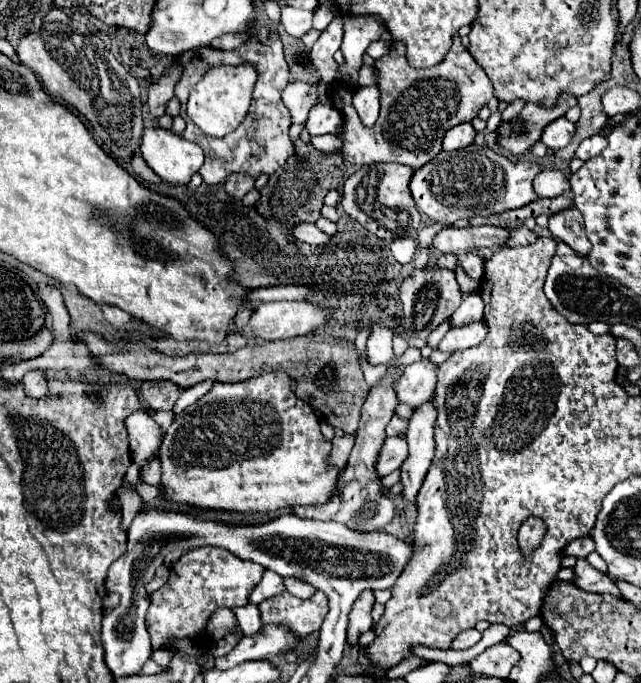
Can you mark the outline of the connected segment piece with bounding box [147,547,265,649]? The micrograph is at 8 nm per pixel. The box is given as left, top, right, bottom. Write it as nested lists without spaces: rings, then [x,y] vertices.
[[[203,547],[185,553],[171,571],[167,585],[151,593],[151,605],[147,611],[147,631],[153,641],[153,649],[161,649],[169,643],[169,637],[187,637],[205,641],[205,625],[211,613],[219,607],[243,607],[249,601],[249,593],[263,577],[259,563],[243,561],[227,549]]]

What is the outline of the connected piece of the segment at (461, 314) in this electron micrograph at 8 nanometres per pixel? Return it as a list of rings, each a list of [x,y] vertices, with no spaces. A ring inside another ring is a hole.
[[[475,291],[475,293],[463,297],[461,305],[451,315],[451,327],[469,325],[469,323],[475,323],[481,319],[483,319],[483,301],[479,299],[479,291]]]

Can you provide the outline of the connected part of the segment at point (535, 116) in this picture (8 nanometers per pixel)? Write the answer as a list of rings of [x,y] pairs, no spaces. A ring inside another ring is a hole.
[[[559,95],[559,103],[551,111],[547,111],[545,107],[539,107],[537,103],[525,103],[517,119],[513,119],[511,123],[499,125],[497,131],[501,137],[499,139],[501,149],[513,153],[515,157],[523,155],[541,139],[541,131],[545,129],[545,125],[549,125],[559,117],[565,117],[565,113],[575,105],[577,105],[577,99],[573,95]]]

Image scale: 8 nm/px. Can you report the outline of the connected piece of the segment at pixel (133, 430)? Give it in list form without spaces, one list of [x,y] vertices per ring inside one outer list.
[[[135,411],[125,419],[129,431],[131,457],[137,467],[143,467],[151,457],[157,455],[163,437],[161,427],[149,417],[147,411]]]

